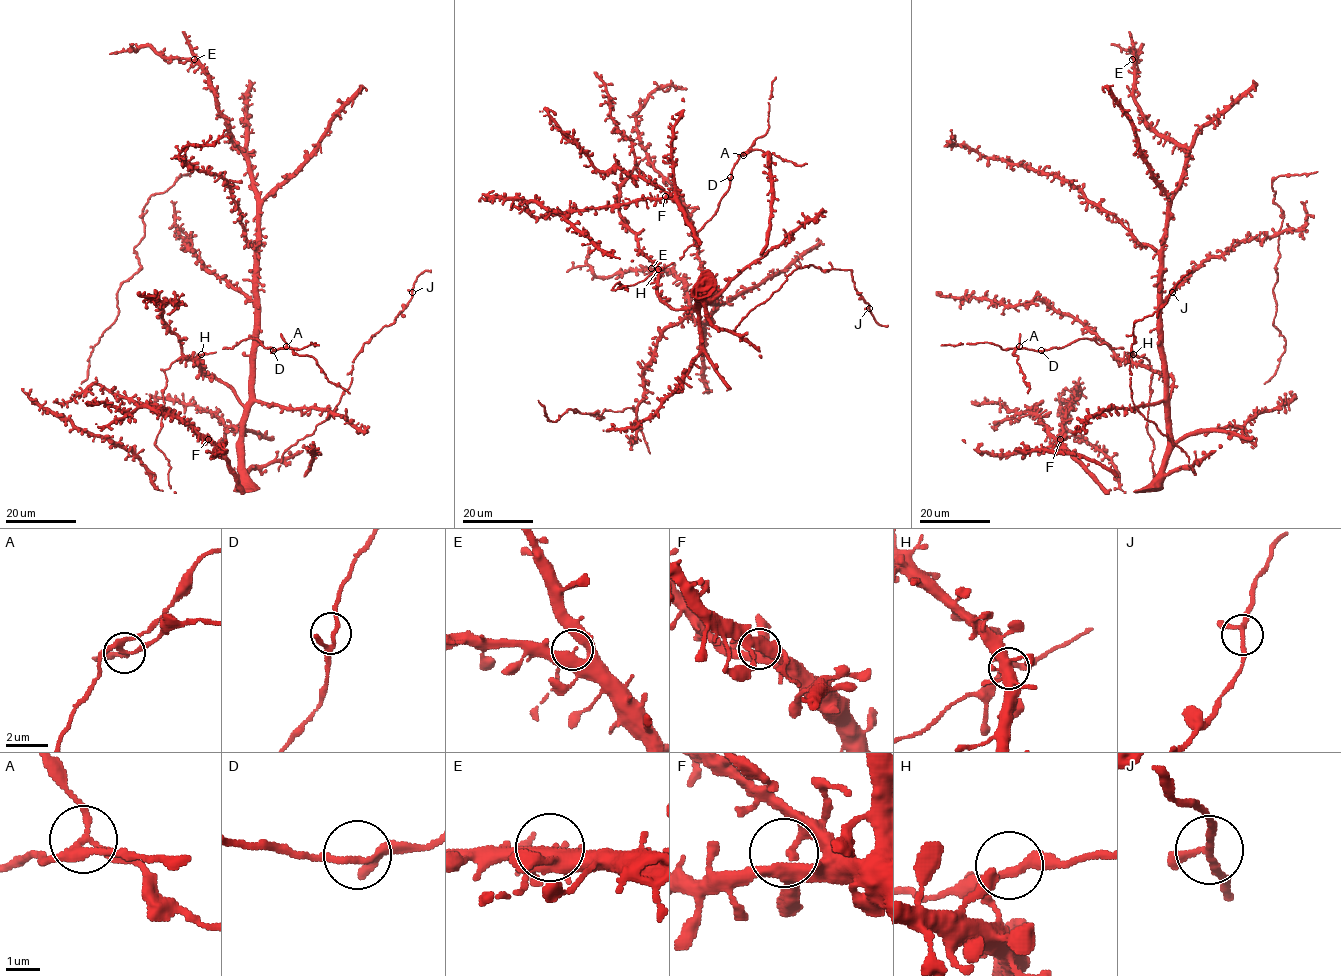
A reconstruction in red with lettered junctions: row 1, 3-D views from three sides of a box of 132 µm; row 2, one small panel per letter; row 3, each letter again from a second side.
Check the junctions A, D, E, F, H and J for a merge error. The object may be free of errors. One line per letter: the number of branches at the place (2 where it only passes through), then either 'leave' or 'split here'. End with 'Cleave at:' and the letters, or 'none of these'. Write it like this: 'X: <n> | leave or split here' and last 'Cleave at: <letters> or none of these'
A: 4 | split here
D: 3 | leave
E: 4 | leave
F: 3 | leave
H: 3 | leave
J: 3 | leave
Cleave at: A

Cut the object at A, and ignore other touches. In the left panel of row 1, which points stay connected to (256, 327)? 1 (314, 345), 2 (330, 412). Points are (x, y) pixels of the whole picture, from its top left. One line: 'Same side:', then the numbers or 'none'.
Same side: 1, 2

